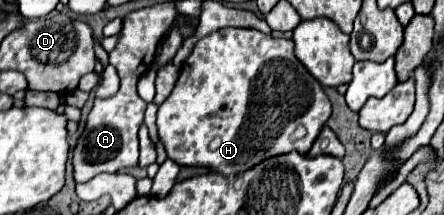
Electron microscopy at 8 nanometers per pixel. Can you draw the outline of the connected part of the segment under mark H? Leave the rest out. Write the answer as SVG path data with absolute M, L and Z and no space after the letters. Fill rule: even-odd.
M223 27L203 37L181 67L175 89L159 107L157 129L165 143L167 157L179 165L203 165L221 175L239 175L259 161L289 151L307 153L331 115L331 103L321 83L293 55L293 41L271 37L257 29ZM297 127L305 127L305 135L293 139Z

